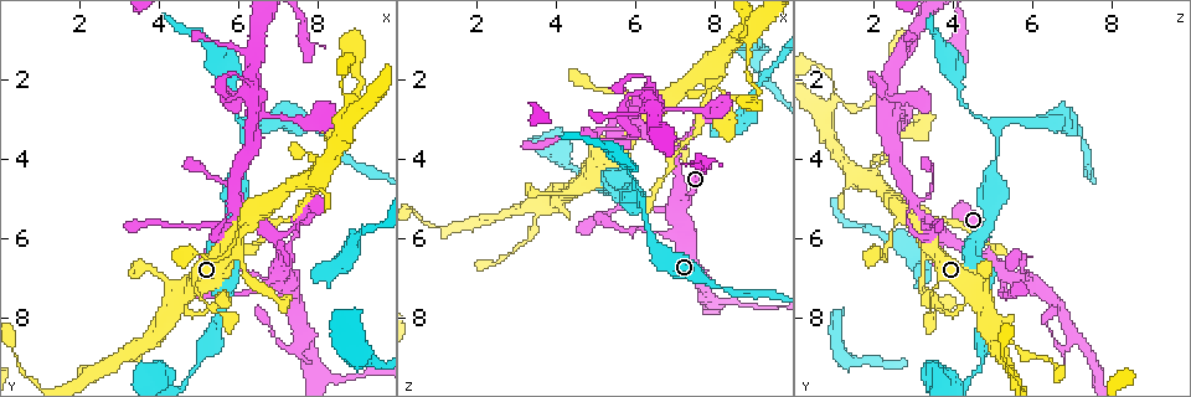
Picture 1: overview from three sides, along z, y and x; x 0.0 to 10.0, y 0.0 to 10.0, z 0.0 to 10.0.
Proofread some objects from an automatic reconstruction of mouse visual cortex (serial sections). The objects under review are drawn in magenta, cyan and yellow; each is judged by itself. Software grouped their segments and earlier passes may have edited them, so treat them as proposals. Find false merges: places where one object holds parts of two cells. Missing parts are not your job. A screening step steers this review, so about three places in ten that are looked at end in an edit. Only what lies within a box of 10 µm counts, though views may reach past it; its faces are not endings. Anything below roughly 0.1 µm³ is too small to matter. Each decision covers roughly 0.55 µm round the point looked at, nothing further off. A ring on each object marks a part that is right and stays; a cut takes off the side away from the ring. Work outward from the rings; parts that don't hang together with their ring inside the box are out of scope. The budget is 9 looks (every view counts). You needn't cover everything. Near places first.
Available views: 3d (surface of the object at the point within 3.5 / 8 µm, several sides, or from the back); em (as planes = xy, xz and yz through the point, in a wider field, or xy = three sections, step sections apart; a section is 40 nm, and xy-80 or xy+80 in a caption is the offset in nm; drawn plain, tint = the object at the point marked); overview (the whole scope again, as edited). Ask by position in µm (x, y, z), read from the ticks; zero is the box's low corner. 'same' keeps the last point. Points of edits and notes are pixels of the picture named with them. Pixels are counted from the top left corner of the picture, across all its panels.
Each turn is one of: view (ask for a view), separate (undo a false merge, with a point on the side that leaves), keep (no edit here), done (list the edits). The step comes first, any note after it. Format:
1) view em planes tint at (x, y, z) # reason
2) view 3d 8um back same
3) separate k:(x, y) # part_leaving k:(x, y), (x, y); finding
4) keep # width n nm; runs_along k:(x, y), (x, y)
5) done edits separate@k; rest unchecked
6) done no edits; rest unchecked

view 3d 3.5um at (4.60, 7.30, 4.85) # three arms meet

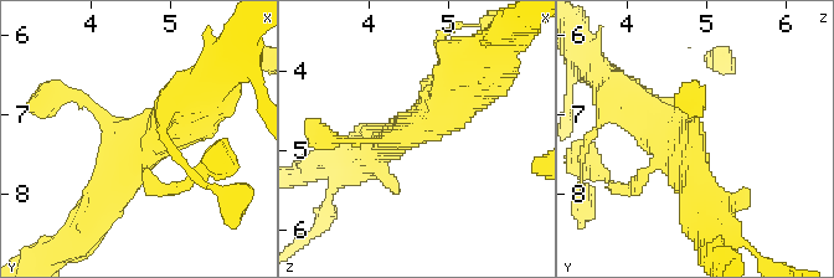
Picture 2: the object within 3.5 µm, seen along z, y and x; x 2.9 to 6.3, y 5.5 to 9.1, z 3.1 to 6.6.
view em xy step 2 plain at (4.55, 7.30, 4.80) # need the tissue

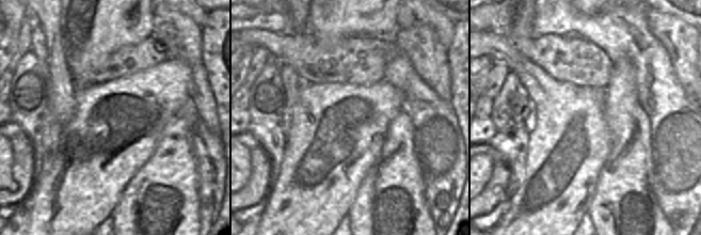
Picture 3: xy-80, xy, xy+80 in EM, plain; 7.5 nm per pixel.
view em xy step 2 tint same # with the object marked

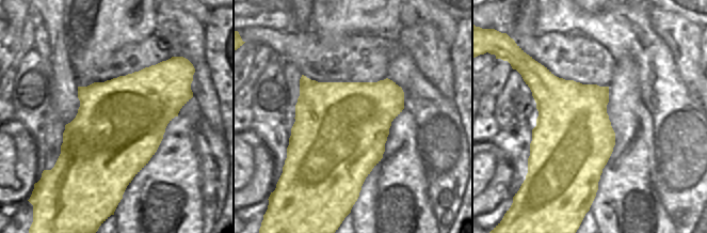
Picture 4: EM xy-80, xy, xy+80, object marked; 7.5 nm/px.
keep # runs_along 2:(464, 86), (411, 133), (343, 139); all the same cell

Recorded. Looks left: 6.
view 3d 3.5um at (6.25, 3.10, 5.25) # calibre changes

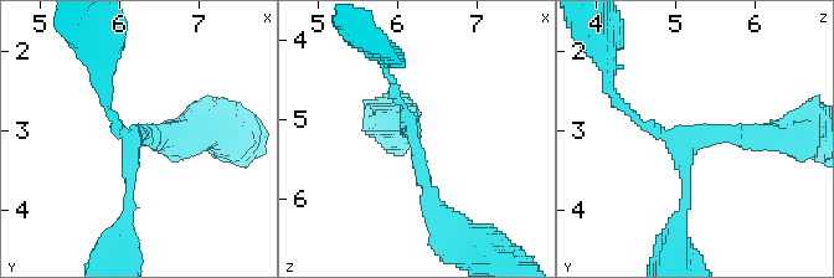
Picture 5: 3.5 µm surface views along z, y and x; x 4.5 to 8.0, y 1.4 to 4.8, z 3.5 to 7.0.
view em xy step 5 tint at (6.20, 3.15, 5.25) # arms 3; arm_widths 150, 150, 250 nm

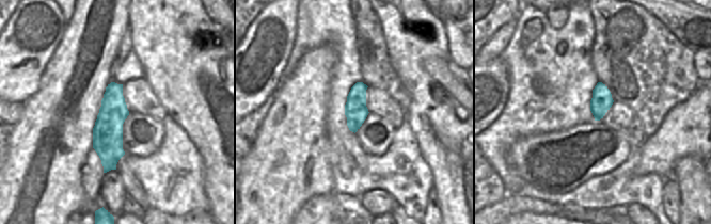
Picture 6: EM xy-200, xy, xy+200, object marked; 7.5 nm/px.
view em xy step 1 tint same # cut it another way

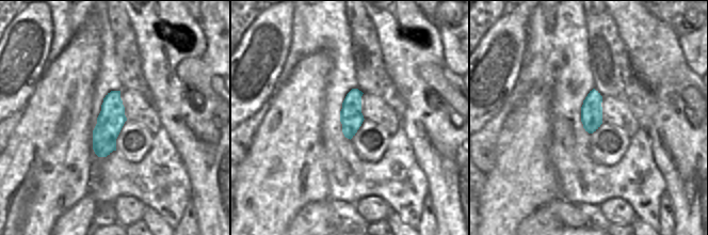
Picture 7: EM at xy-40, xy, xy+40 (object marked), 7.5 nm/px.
keep # runs_along 5:(772, 134), (699, 138), (679, 222); all the same cell

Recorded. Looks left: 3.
view 3d 3.5um at (7.15, 6.50, 4.85) # thin arm on a thick one

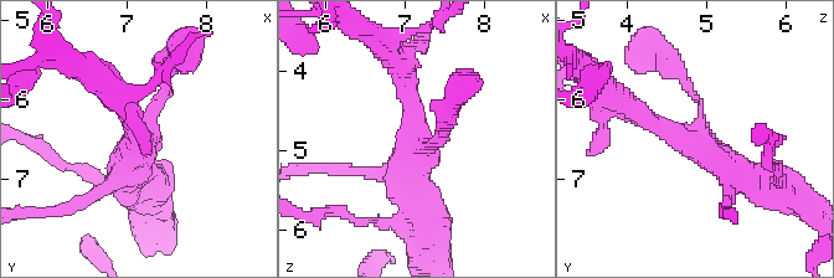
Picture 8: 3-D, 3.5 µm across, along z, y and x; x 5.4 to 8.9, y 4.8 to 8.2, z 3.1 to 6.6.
view em xy step 3 tint at (7.15, 6.50, 4.85) # arms 3; arm_widths 150, 250, 400 nm

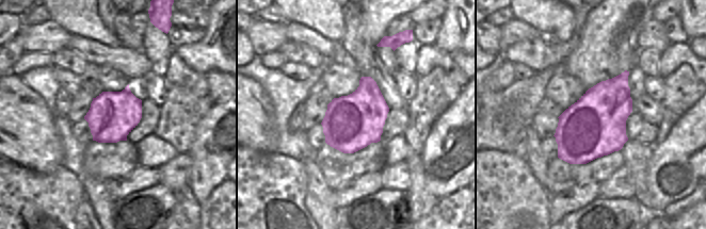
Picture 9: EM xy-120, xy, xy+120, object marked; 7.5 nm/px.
view em xy step 1 tint same

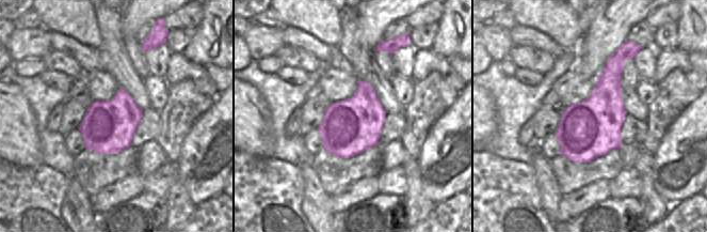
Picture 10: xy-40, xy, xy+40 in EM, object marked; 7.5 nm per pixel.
keep # width 420 nm; runs_along 8:(442, 121), (438, 145), (418, 139), (403, 70); one cell here

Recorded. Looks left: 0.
done no edits; rest unchecked

